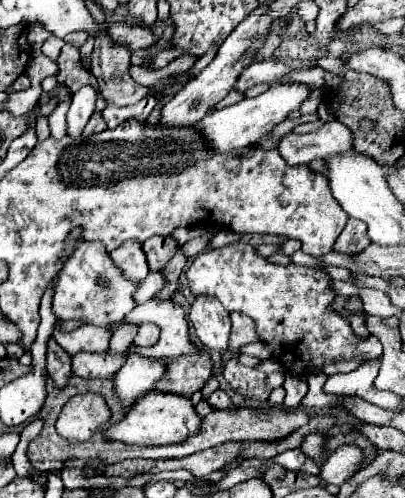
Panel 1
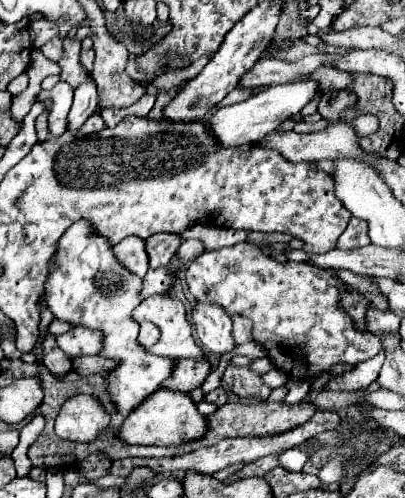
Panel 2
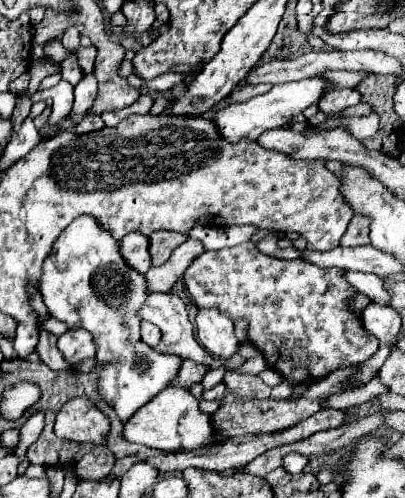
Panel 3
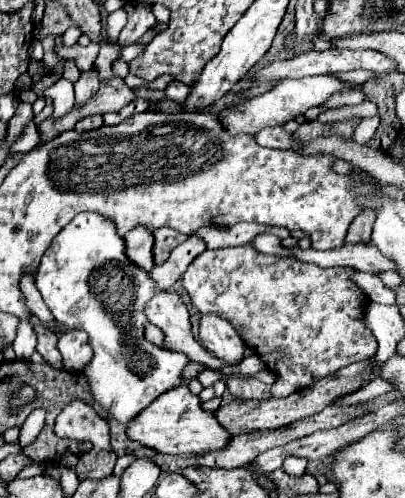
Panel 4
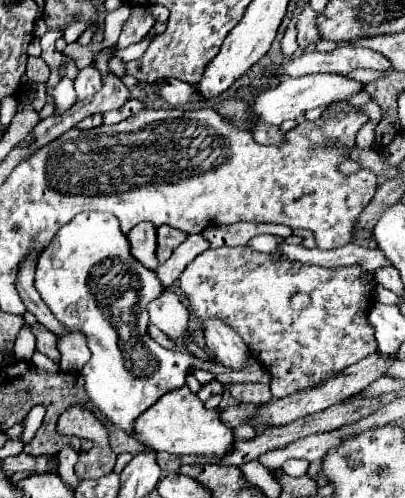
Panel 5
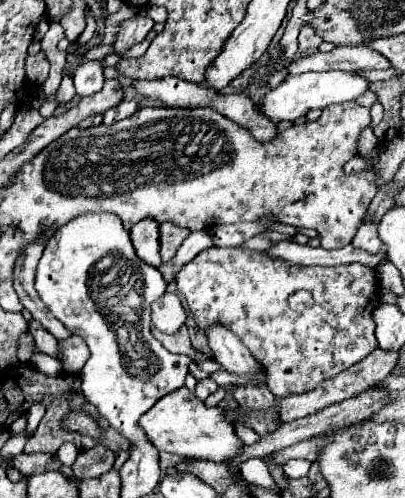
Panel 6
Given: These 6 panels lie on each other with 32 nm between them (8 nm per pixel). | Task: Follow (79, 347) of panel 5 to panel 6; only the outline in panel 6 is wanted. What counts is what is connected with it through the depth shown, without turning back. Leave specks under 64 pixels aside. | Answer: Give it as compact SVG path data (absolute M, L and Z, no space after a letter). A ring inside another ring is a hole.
M72 336L64 344L60 344L60 352L64 354L62 366L64 366L66 372L78 372L90 356L88 346L80 336Z

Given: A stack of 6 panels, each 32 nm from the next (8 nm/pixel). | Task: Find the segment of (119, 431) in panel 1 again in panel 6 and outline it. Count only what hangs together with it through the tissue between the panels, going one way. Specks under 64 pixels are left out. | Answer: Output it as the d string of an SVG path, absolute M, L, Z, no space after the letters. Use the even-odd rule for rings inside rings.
M178 388L176 392L164 396L140 418L140 426L160 452L172 452L186 458L204 458L230 464L232 456L238 456L244 448L234 424L226 420L224 410L220 406L206 406L200 398L196 398L194 392L186 388Z

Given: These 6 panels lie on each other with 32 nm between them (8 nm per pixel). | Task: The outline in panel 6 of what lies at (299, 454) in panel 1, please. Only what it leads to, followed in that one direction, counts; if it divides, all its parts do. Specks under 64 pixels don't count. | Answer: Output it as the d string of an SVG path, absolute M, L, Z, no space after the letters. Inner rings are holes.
M288 460L284 464L284 472L288 478L304 478L310 470L312 462L310 460Z

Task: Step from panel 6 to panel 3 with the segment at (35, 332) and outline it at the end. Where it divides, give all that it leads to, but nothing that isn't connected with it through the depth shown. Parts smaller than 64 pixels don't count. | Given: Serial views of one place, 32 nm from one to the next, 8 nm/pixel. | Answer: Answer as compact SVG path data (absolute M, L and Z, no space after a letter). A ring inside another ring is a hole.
M38 328L40 332L40 340L36 346L36 352L40 354L42 362L46 366L50 366L52 370L68 370L68 364L64 360L64 356L60 354L60 350L56 348L56 336L44 328Z

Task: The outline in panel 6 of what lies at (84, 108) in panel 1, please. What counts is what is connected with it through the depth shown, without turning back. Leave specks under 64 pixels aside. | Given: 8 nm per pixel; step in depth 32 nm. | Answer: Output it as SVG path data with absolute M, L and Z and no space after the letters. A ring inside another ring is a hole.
M86 60L82 66L74 70L74 86L80 96L98 92L102 84L104 84L104 74L100 60Z

